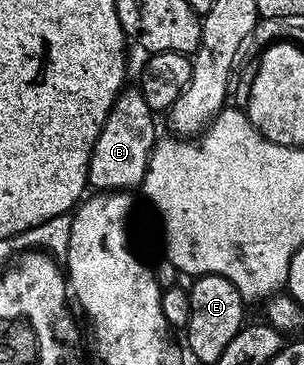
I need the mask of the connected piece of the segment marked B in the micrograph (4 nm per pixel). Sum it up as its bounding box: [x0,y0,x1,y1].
[88,86,159,192]

